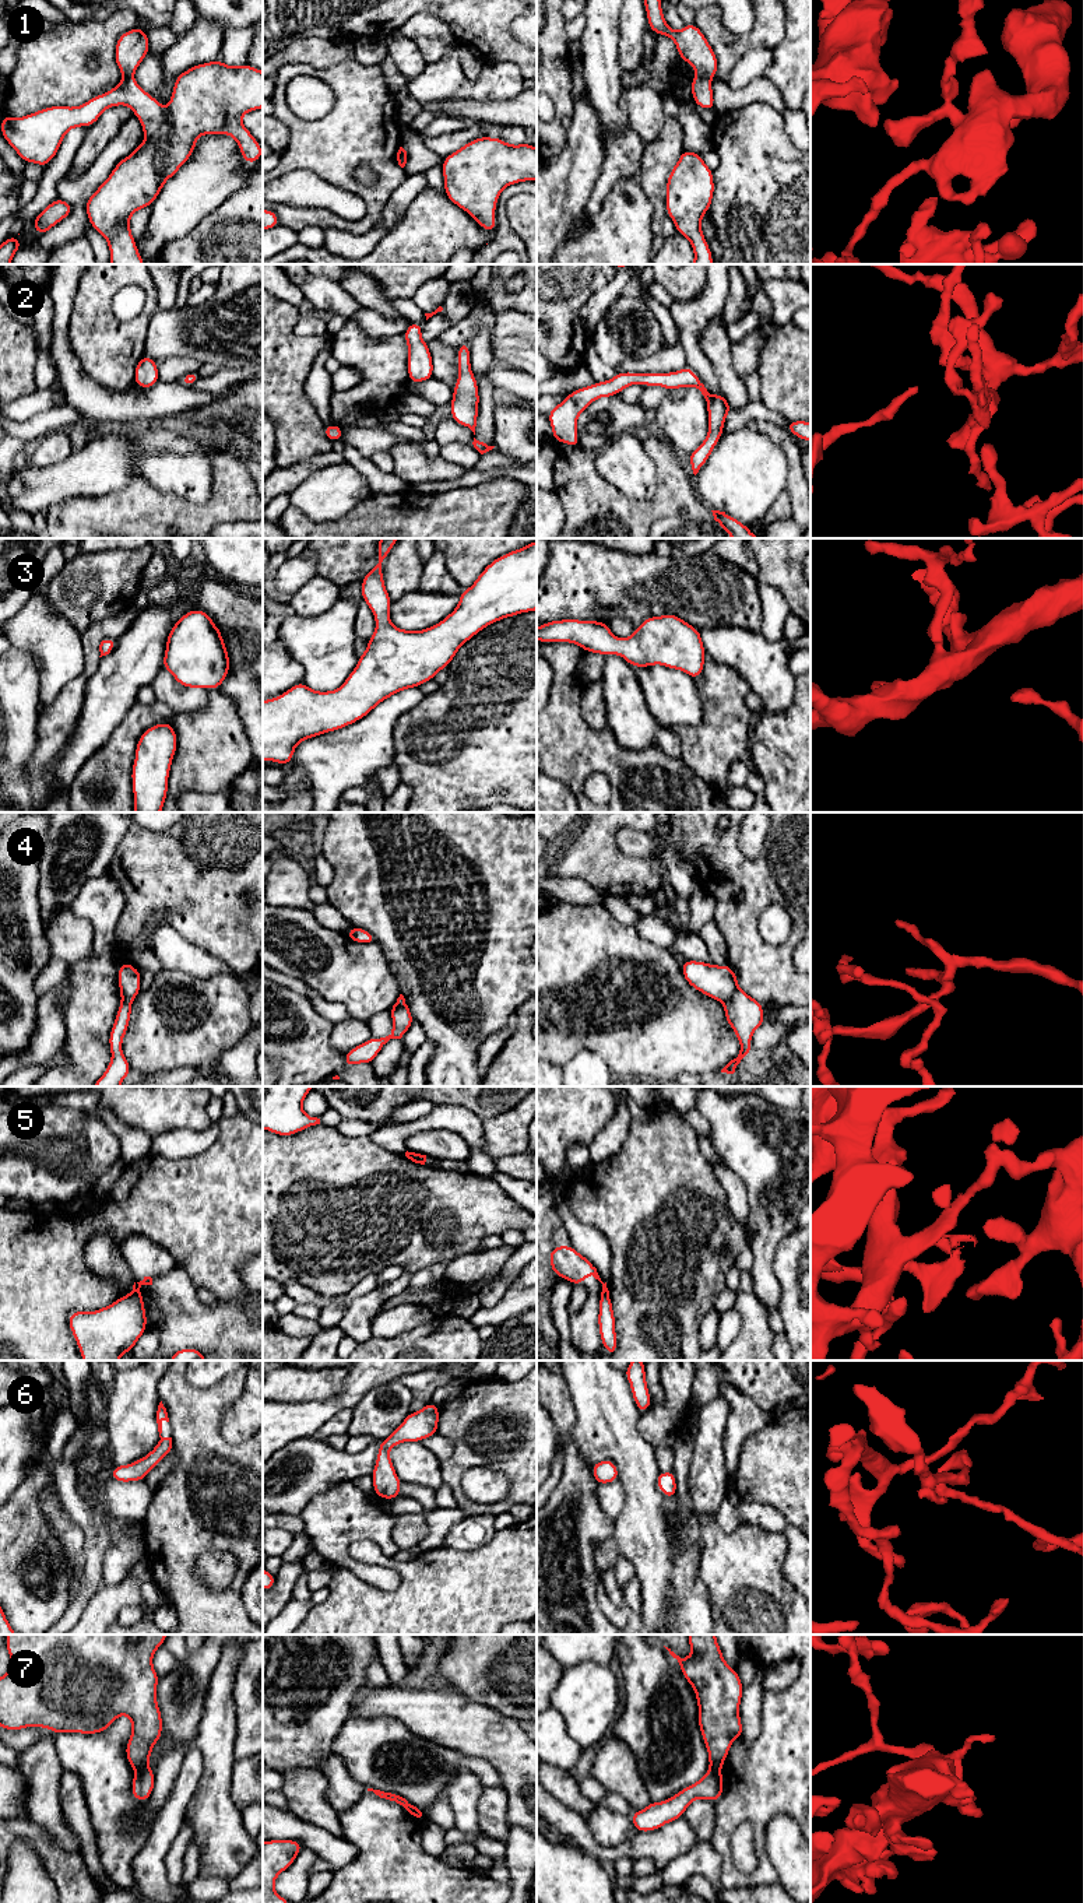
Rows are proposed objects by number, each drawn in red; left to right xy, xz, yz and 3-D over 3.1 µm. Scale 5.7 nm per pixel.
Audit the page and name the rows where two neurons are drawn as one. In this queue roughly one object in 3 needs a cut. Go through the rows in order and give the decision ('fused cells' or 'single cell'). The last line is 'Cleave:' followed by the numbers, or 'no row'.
1: fused cells
2: single cell
3: single cell
4: fused cells
5: fused cells
6: single cell
7: fused cells
Cleave: 1, 4, 5, 7

